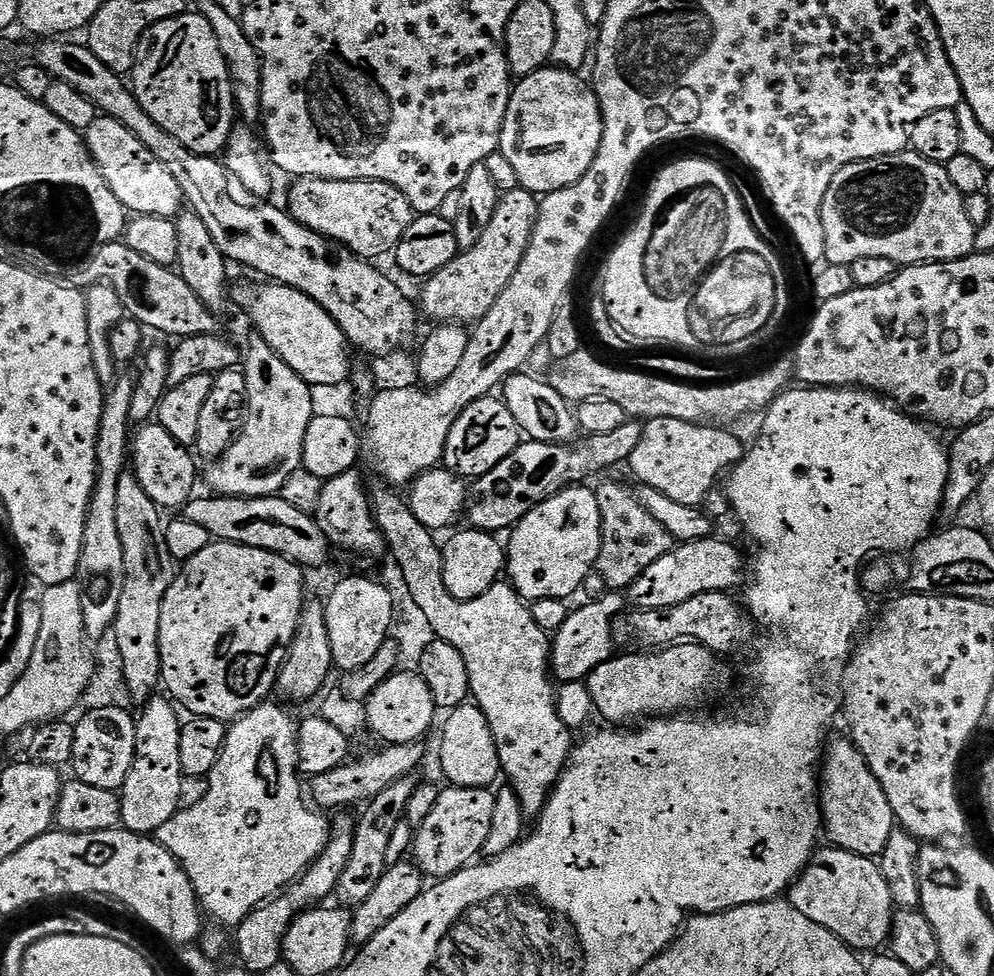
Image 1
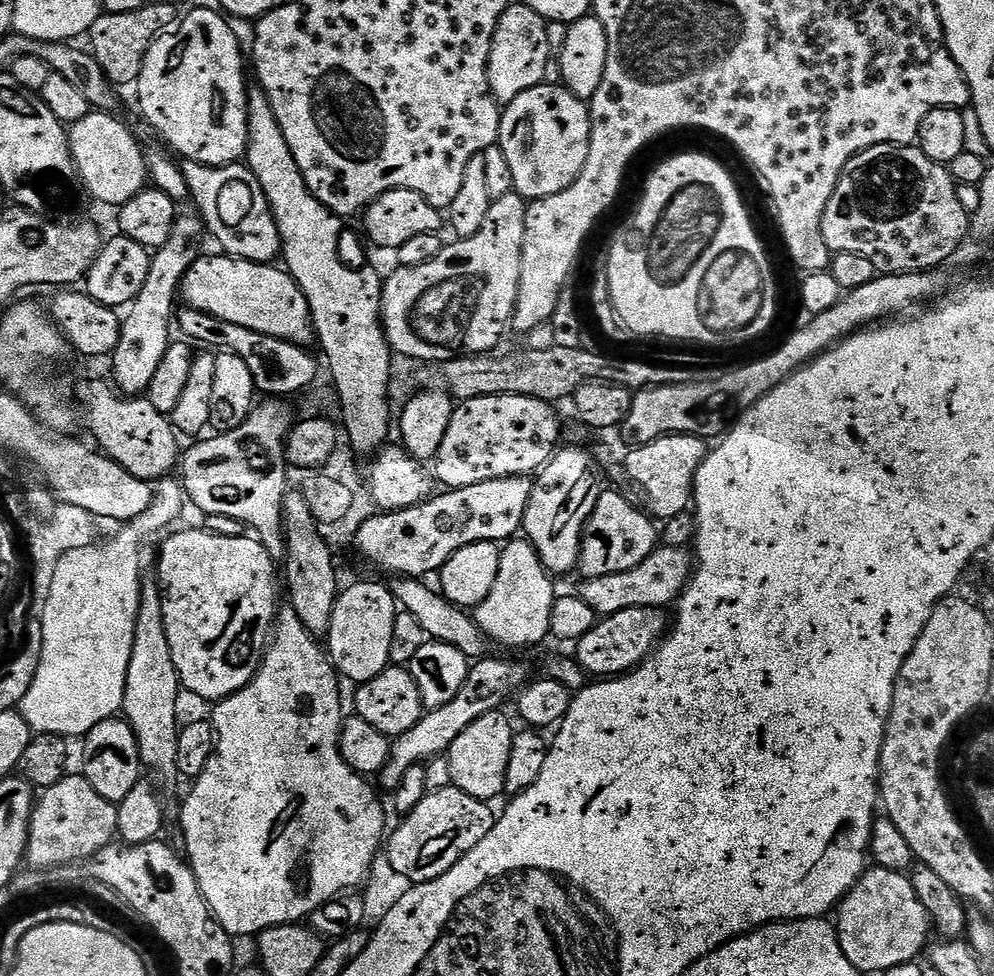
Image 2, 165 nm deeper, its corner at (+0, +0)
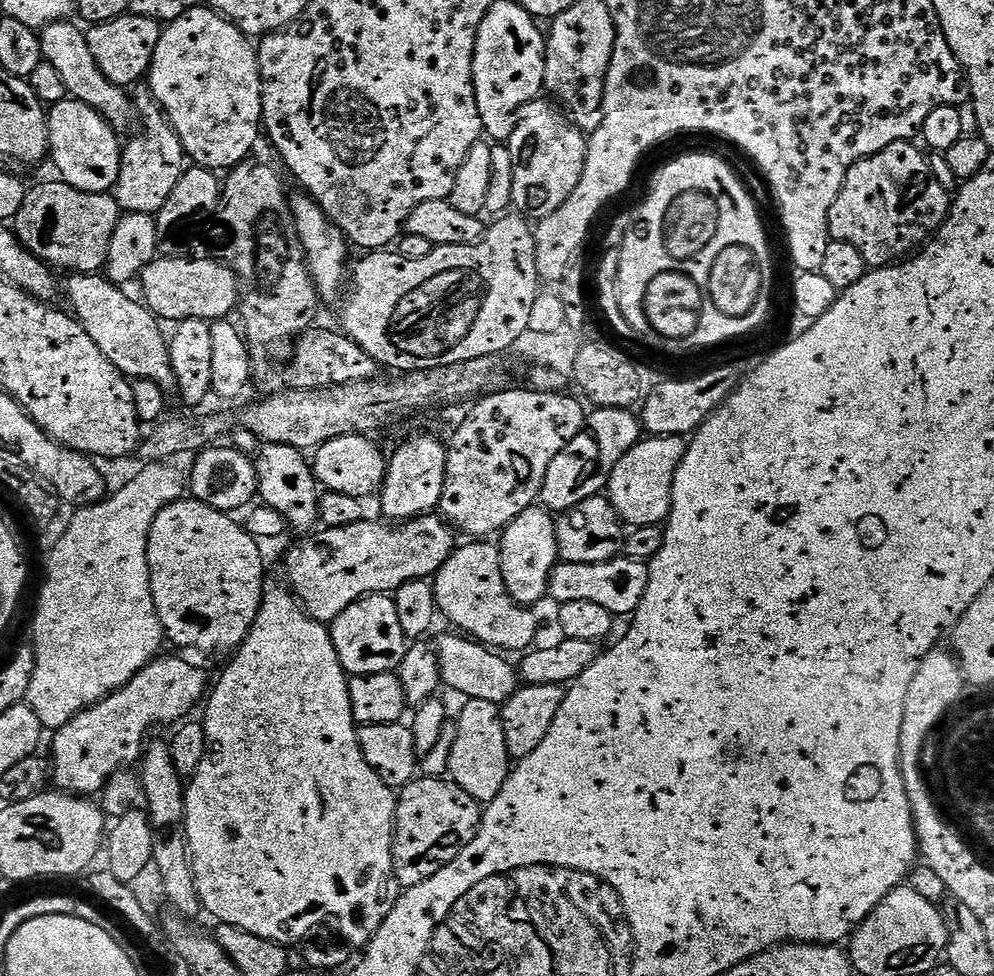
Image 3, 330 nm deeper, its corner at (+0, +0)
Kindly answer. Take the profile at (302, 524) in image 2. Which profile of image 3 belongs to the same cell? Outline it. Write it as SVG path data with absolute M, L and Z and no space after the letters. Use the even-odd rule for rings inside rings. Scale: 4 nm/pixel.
M264 444L255 457L258 477L258 496L263 507L278 510L285 525L300 534L312 534L320 524L321 489L318 487L316 474L312 470L309 457L299 448L281 444Z

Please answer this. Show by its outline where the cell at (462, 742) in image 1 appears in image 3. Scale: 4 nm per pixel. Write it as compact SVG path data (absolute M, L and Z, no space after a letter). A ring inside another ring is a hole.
M468 700L465 705L465 708L460 712L460 717L455 717L454 720L456 737L454 738L454 750L450 750L448 776L455 784L462 786L462 790L466 790L466 794L470 794L470 798L474 798L482 806L487 806L491 800L498 798L510 771L510 757L506 750L506 734L500 717L501 705L481 700Z

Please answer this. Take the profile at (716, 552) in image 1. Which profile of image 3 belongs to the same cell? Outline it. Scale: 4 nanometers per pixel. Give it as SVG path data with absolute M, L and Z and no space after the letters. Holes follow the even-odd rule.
M617 558L610 562L583 564L582 562L557 563L550 574L548 596L556 599L557 605L566 602L595 602L610 610L613 617L631 617L638 610L648 585L648 564L643 560Z

